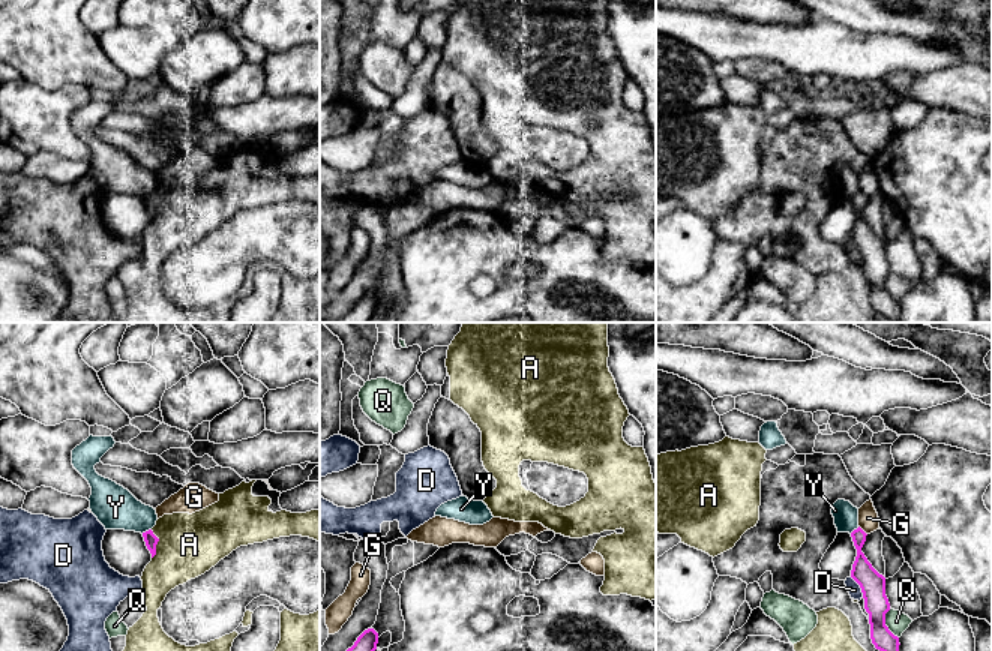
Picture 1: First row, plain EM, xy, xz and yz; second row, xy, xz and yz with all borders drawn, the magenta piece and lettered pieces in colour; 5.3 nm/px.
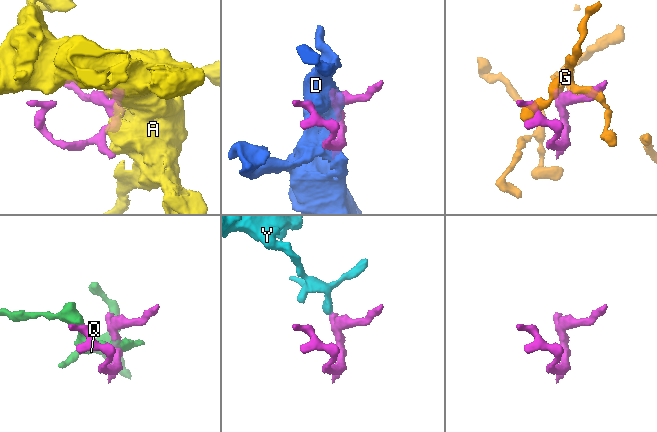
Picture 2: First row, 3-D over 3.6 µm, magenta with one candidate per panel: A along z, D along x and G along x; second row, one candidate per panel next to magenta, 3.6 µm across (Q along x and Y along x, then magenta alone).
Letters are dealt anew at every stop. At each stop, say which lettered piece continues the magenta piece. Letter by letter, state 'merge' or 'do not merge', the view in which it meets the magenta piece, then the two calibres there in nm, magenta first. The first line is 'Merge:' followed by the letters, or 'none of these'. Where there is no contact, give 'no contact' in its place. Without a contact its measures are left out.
Merge: none of these
A: do not merge; meets magenta in xy; 70 nm thick on the magenta side, 340 nm on the other
D: do not merge; meets magenta in yz; 140 nm thick on the magenta side, 70 nm on the other
G: do not merge; meets magenta in yz; 120 nm thick on the magenta side, 110 nm on the other
Q: do not merge; meets magenta in yz; 140 nm thick on the magenta side, 120 nm on the other
Y: do not merge; meets magenta in xy; 70 nm thick on the magenta side, 220 nm on the other

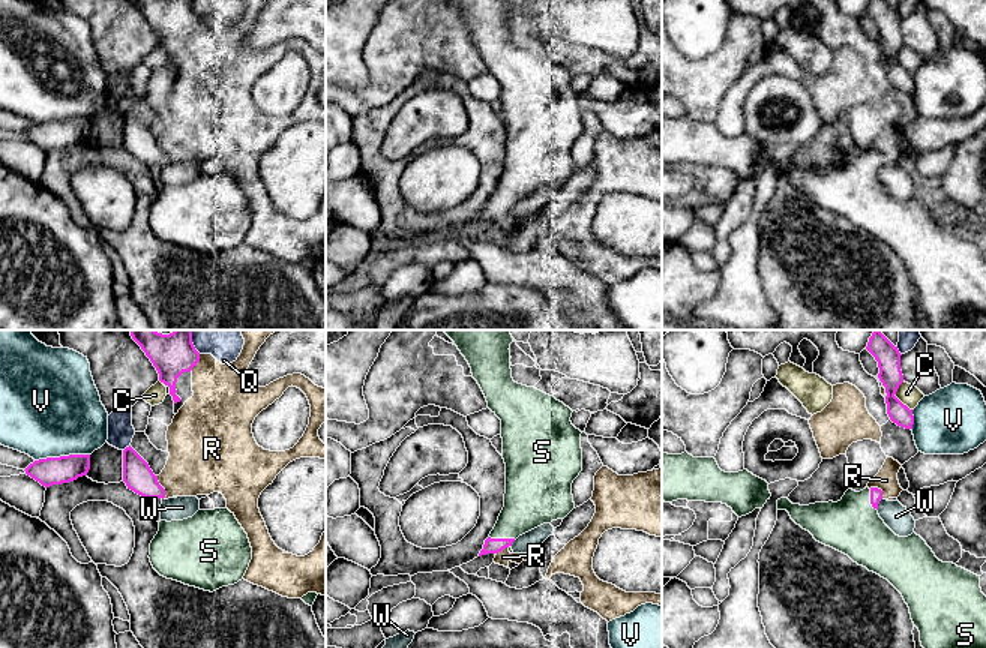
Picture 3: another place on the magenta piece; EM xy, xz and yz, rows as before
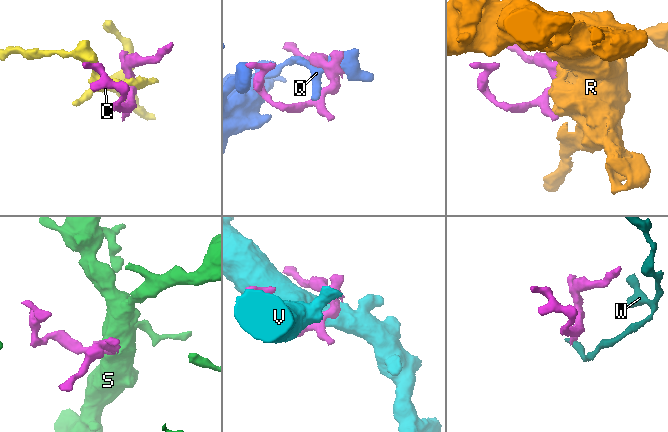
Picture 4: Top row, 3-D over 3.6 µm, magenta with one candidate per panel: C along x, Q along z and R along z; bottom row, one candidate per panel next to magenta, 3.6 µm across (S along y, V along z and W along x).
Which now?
Merge: S
C: do not merge; meets magenta in yz; 130 nm thick on the magenta side, 110 nm on the other
Q: do not merge; meets magenta in xy; 160 nm thick on the magenta side, 140 nm on the other
R: do not merge; meets magenta in xy; 160 nm thick on the magenta side, 340 nm on the other
S: merge; meets magenta in xz; 80 nm thick on the magenta side, 280 nm on the other
V: do not merge; meets magenta in xy; 150 nm thick on the magenta side, 500 nm on the other
W: do not merge; meets magenta in yz; 60 nm thick on the magenta side, 140 nm on the other

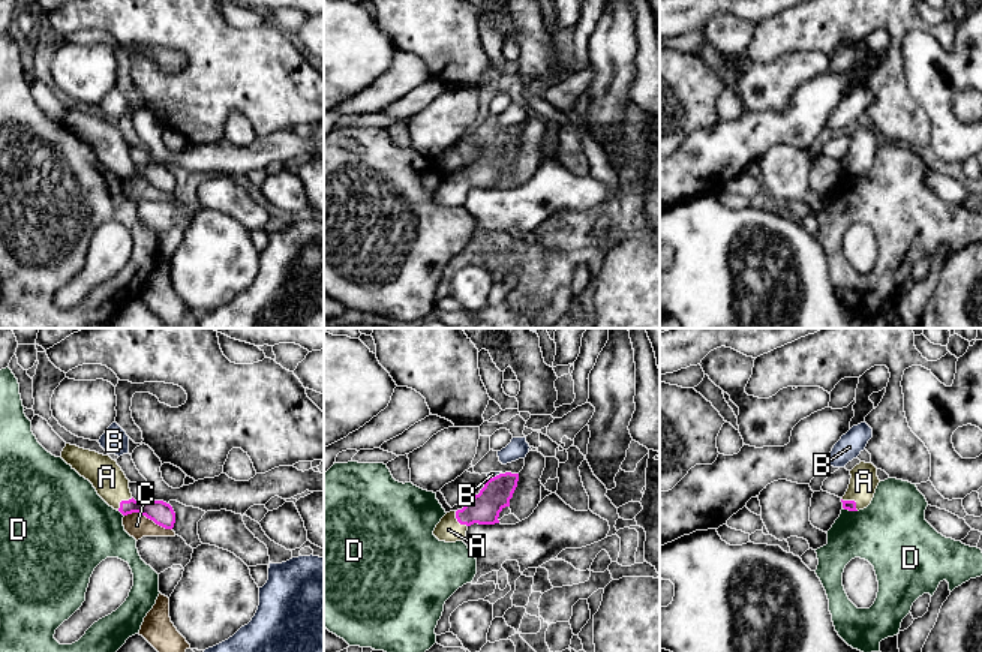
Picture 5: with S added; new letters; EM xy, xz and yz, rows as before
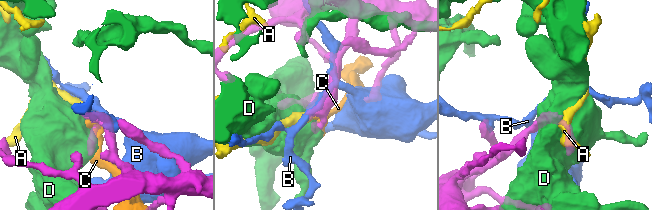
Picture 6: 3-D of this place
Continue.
Merge: A
A: merge; meets magenta in yz; 60 nm thick on the magenta side, 150 nm on the other
B: do not merge; meets magenta in xz; 170 nm thick on the magenta side, 30 nm on the other
C: do not merge; meets magenta in xy; 120 nm thick on the magenta side, 130 nm on the other
D: do not merge; meets magenta in yz; 60 nm thick on the magenta side, 380 nm on the other

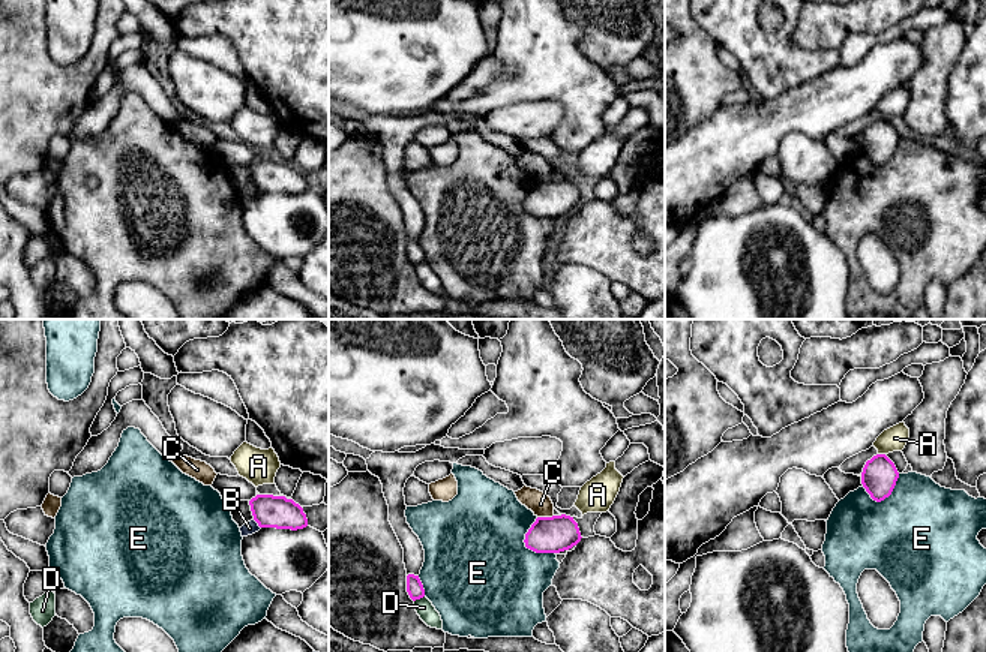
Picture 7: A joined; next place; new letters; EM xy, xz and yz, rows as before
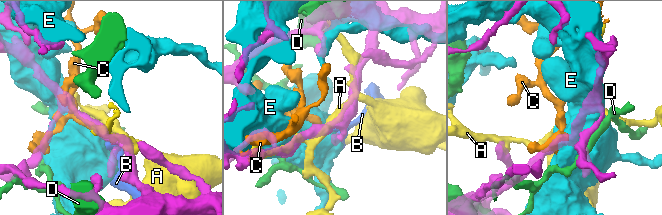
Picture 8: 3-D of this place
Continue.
Merge: none of these
A: do not merge; meets magenta in yz; 190 nm thick on the magenta side, 130 nm on the other
B: do not merge; meets magenta in xy; 180 nm thick on the magenta side, 70 nm on the other
C: do not merge; meets magenta in xz; 200 nm thick on the magenta side, 120 nm on the other
D: do not merge; meets magenta in xz; 90 nm thick on the magenta side, 90 nm on the other
E: do not merge; meets magenta in xz; 200 nm thick on the magenta side, 500 nm on the other

